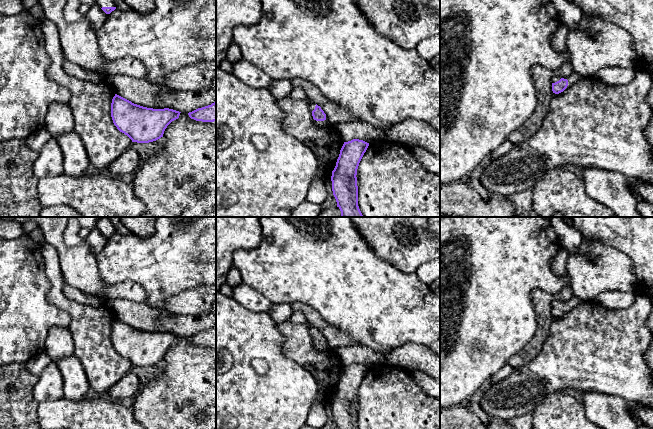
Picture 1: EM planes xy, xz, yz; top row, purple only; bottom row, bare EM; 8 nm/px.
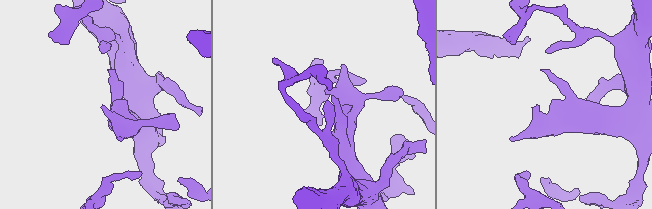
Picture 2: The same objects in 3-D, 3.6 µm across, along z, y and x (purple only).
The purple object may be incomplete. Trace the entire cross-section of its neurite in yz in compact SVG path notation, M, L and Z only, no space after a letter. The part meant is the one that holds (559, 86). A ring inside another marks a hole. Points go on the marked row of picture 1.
M573 72L571 75L566 77L553 77L552 78L552 91L555 94L563 92L566 88L572 86L574 83L579 81L582 77Z

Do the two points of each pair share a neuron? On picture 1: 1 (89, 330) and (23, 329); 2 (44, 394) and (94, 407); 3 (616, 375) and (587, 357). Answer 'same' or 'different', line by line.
1: different
2: different
3: same

